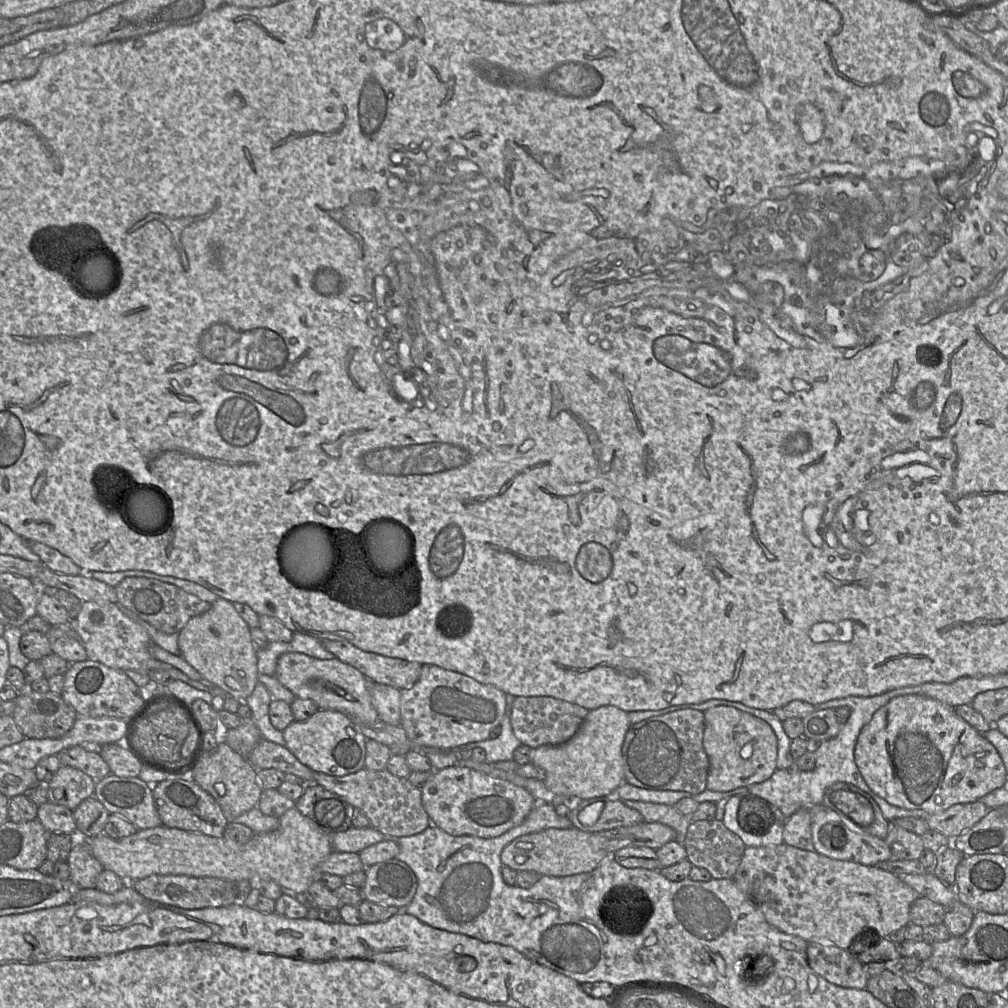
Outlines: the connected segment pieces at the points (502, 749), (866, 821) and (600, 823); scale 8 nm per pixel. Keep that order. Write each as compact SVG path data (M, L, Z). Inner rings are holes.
M508 693L505 695L506 710L499 726L499 735L486 740L461 745L454 749L459 749L460 751L460 749L480 747L486 754L485 763L513 760L514 750L521 745L521 742L515 737L510 723L511 707L513 703L512 695Z
M846 790L832 792L830 801L860 827L868 827L874 821L871 801L858 793Z
M610 796L581 800L578 806L572 810L571 821L574 828L592 833L637 825L642 823L644 818L637 810L626 806L621 799ZM598 801L602 802L602 811L599 818L592 824L582 823L579 819L580 812Z

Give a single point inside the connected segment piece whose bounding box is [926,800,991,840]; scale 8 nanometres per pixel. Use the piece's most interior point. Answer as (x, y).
(957, 819)

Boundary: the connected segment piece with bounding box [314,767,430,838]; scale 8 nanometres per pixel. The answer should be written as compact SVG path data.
M361 770L344 776L314 772L314 782L343 798L351 806L359 808L369 819L370 826L391 838L411 836L422 832L430 825L430 819L422 805L421 789L412 785L407 778L399 778L388 770Z

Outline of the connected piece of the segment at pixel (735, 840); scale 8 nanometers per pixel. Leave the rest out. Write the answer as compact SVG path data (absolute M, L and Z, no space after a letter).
M717 819L690 822L684 846L687 851L687 859L691 864L705 868L715 879L732 879L746 848L742 839Z

